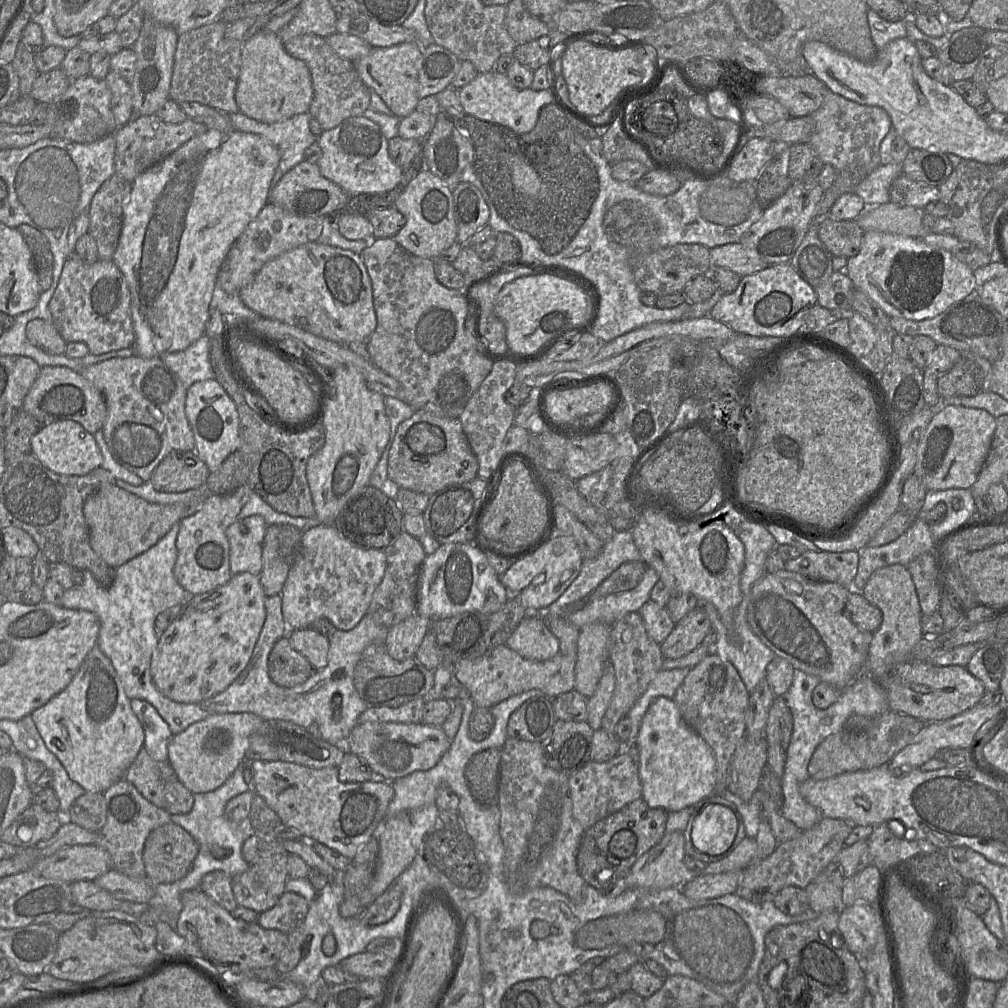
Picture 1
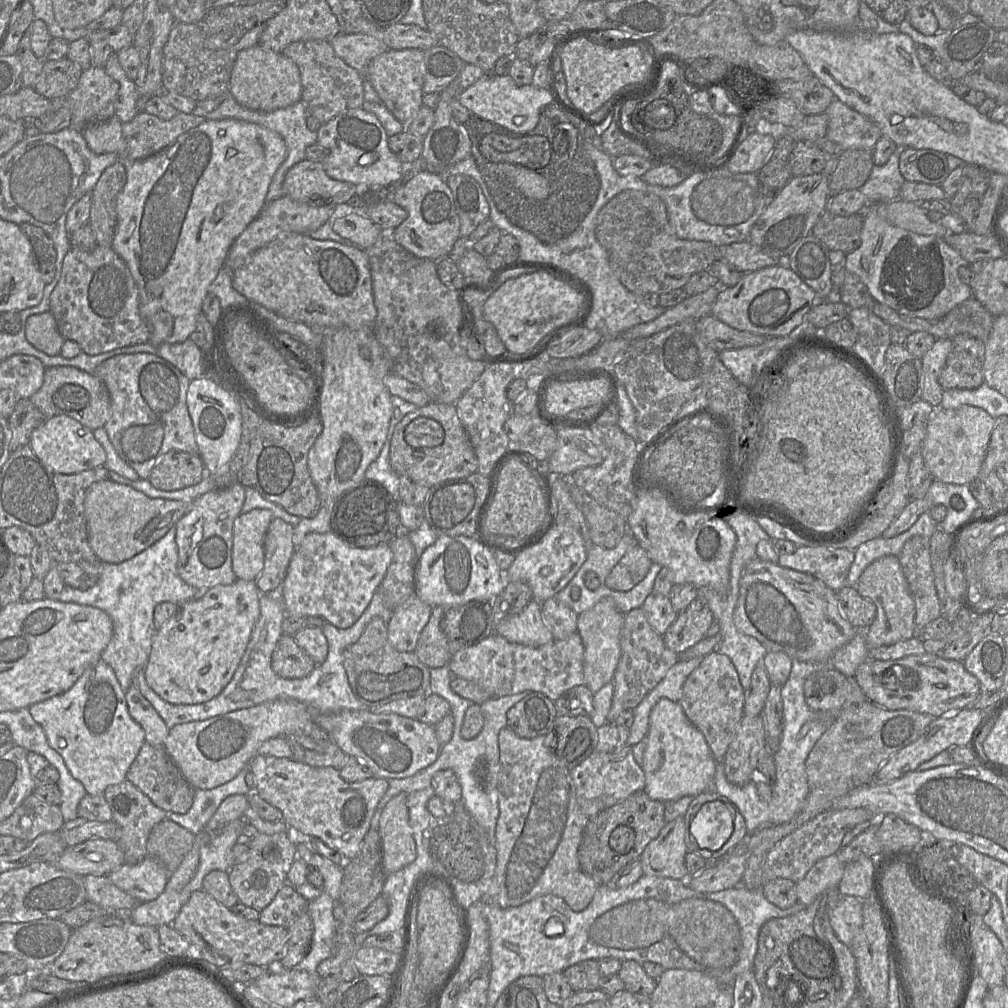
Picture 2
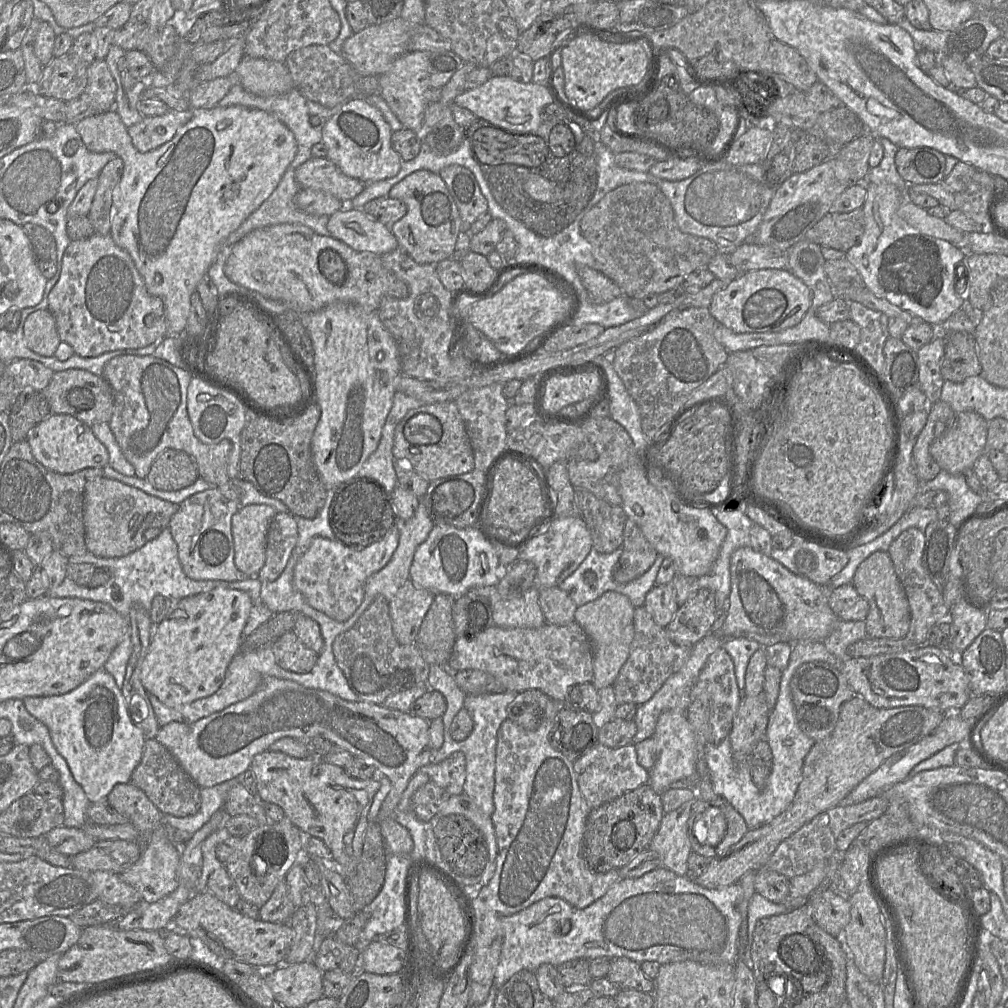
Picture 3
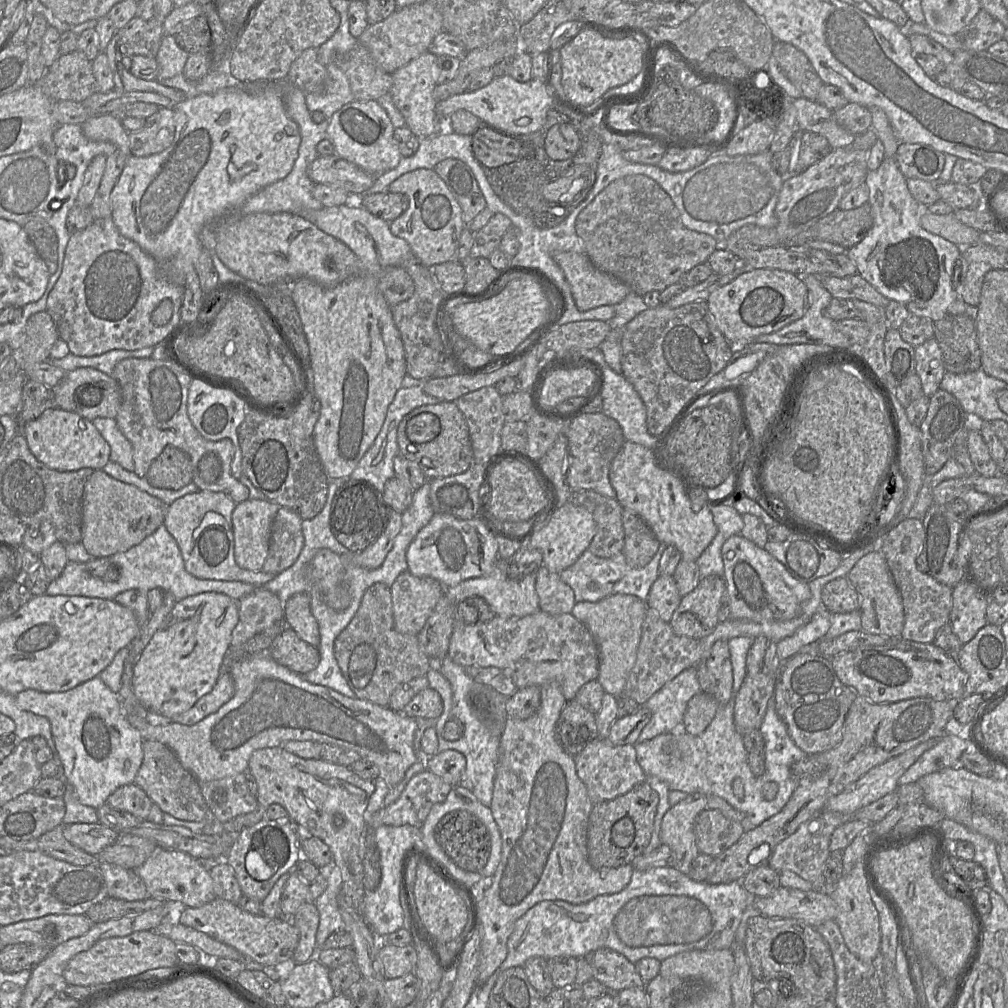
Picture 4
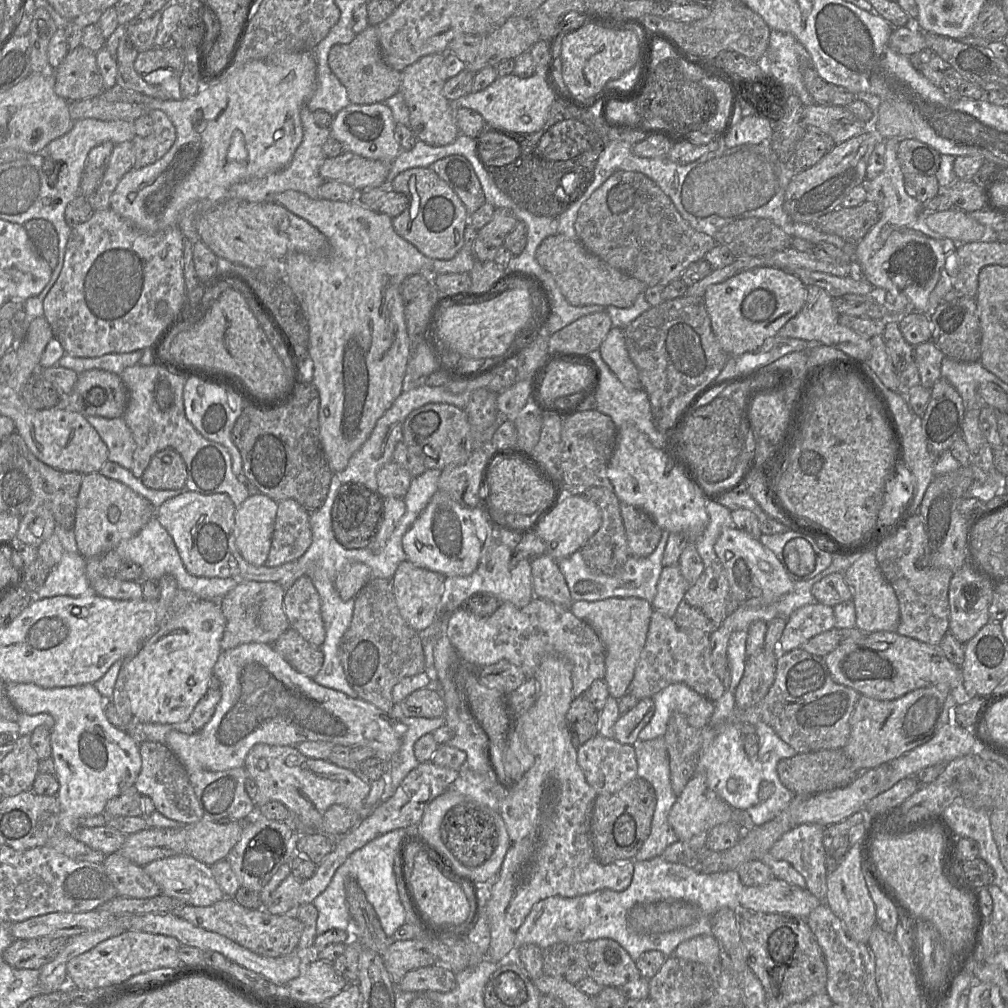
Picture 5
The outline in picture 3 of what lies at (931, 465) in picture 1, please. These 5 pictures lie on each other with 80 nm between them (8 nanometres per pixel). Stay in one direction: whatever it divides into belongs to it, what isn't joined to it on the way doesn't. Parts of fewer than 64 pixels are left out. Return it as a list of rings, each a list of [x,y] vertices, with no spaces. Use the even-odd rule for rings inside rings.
[[[974,411],[956,413],[952,426],[934,440],[930,454],[942,470],[963,474],[984,453],[988,421]]]

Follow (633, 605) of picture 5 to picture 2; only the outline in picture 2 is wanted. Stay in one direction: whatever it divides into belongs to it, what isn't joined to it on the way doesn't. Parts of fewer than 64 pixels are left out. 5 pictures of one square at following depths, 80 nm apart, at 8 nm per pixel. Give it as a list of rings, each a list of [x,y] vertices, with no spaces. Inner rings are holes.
[[[603,598],[593,608],[582,612],[577,617],[577,631],[584,645],[584,685],[593,694],[605,684],[613,682],[614,672],[621,656],[619,635],[624,618],[625,614],[616,607],[612,598]]]

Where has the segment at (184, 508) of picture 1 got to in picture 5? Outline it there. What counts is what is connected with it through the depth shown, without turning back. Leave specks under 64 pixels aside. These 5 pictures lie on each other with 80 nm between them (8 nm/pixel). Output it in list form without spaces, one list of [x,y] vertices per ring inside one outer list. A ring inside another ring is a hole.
[[[99,472],[83,475],[73,528],[79,553],[87,559],[102,557],[115,550],[121,541],[138,534],[154,516],[155,508],[151,502],[128,486]]]

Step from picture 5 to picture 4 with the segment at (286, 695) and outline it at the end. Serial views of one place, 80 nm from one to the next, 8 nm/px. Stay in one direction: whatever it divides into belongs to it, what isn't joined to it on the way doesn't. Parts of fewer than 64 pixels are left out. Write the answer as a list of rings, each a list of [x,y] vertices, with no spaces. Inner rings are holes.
[[[268,652],[234,663],[229,672],[235,687],[233,697],[217,712],[192,726],[178,723],[152,726],[142,716],[127,714],[127,720],[144,740],[168,746],[198,782],[245,774],[255,750],[283,746],[287,741],[314,741],[353,750],[362,759],[377,765],[389,790],[403,780],[406,771],[419,758],[423,758],[414,749],[415,718],[312,684],[302,675],[278,664]]]

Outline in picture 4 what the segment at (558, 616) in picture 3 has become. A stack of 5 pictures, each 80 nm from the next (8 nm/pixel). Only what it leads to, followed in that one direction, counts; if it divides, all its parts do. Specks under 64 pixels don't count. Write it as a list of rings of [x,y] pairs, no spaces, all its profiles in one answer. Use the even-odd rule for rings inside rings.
[[[543,565],[536,571],[535,590],[538,595],[539,609],[551,615],[571,613],[576,603],[573,590],[561,580],[560,575],[550,572]]]

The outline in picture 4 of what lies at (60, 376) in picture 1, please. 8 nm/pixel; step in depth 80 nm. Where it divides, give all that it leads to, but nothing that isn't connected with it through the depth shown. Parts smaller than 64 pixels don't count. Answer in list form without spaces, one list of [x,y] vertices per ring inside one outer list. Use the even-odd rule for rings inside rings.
[[[77,368],[66,372],[64,378],[52,388],[52,391],[56,408],[74,412],[91,422],[96,418],[115,419],[121,405],[121,390],[118,382],[112,376],[94,368]]]

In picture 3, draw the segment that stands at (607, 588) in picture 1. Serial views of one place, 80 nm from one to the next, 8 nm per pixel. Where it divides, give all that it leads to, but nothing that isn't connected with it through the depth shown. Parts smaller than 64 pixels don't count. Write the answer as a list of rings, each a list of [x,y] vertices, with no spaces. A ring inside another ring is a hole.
[[[629,518],[623,530],[622,554],[613,568],[613,579],[627,584],[641,577],[654,563],[658,553],[639,527]]]

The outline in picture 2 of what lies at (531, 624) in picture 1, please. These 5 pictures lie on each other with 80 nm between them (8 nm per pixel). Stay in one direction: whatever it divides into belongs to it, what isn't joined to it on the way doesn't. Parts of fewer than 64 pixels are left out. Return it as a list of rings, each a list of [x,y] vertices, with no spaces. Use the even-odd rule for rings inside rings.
[[[533,599],[520,613],[503,619],[496,633],[509,642],[527,646],[541,646],[554,640],[542,619],[540,605]]]

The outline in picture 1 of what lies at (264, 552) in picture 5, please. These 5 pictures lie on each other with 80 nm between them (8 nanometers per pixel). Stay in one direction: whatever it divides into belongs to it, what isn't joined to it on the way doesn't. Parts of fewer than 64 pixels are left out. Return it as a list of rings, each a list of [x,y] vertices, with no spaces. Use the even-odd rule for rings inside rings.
[[[252,515],[235,521],[226,530],[229,541],[230,569],[232,575],[249,572],[259,576],[262,571],[263,540],[266,521]]]

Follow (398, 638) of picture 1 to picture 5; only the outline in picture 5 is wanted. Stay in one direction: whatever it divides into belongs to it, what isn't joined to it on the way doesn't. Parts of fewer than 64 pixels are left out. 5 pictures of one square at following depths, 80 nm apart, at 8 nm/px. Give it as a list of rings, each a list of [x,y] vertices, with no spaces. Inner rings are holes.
[[[405,559],[392,578],[393,593],[402,618],[418,633],[431,626],[437,619],[437,608],[443,593],[446,576],[418,567]]]

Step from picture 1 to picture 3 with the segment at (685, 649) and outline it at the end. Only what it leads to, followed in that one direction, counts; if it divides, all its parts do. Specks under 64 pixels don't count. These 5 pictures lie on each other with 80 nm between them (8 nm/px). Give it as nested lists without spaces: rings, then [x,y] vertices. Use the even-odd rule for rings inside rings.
[[[700,588],[681,606],[667,625],[668,637],[677,645],[694,646],[711,632],[715,620],[715,594]]]

